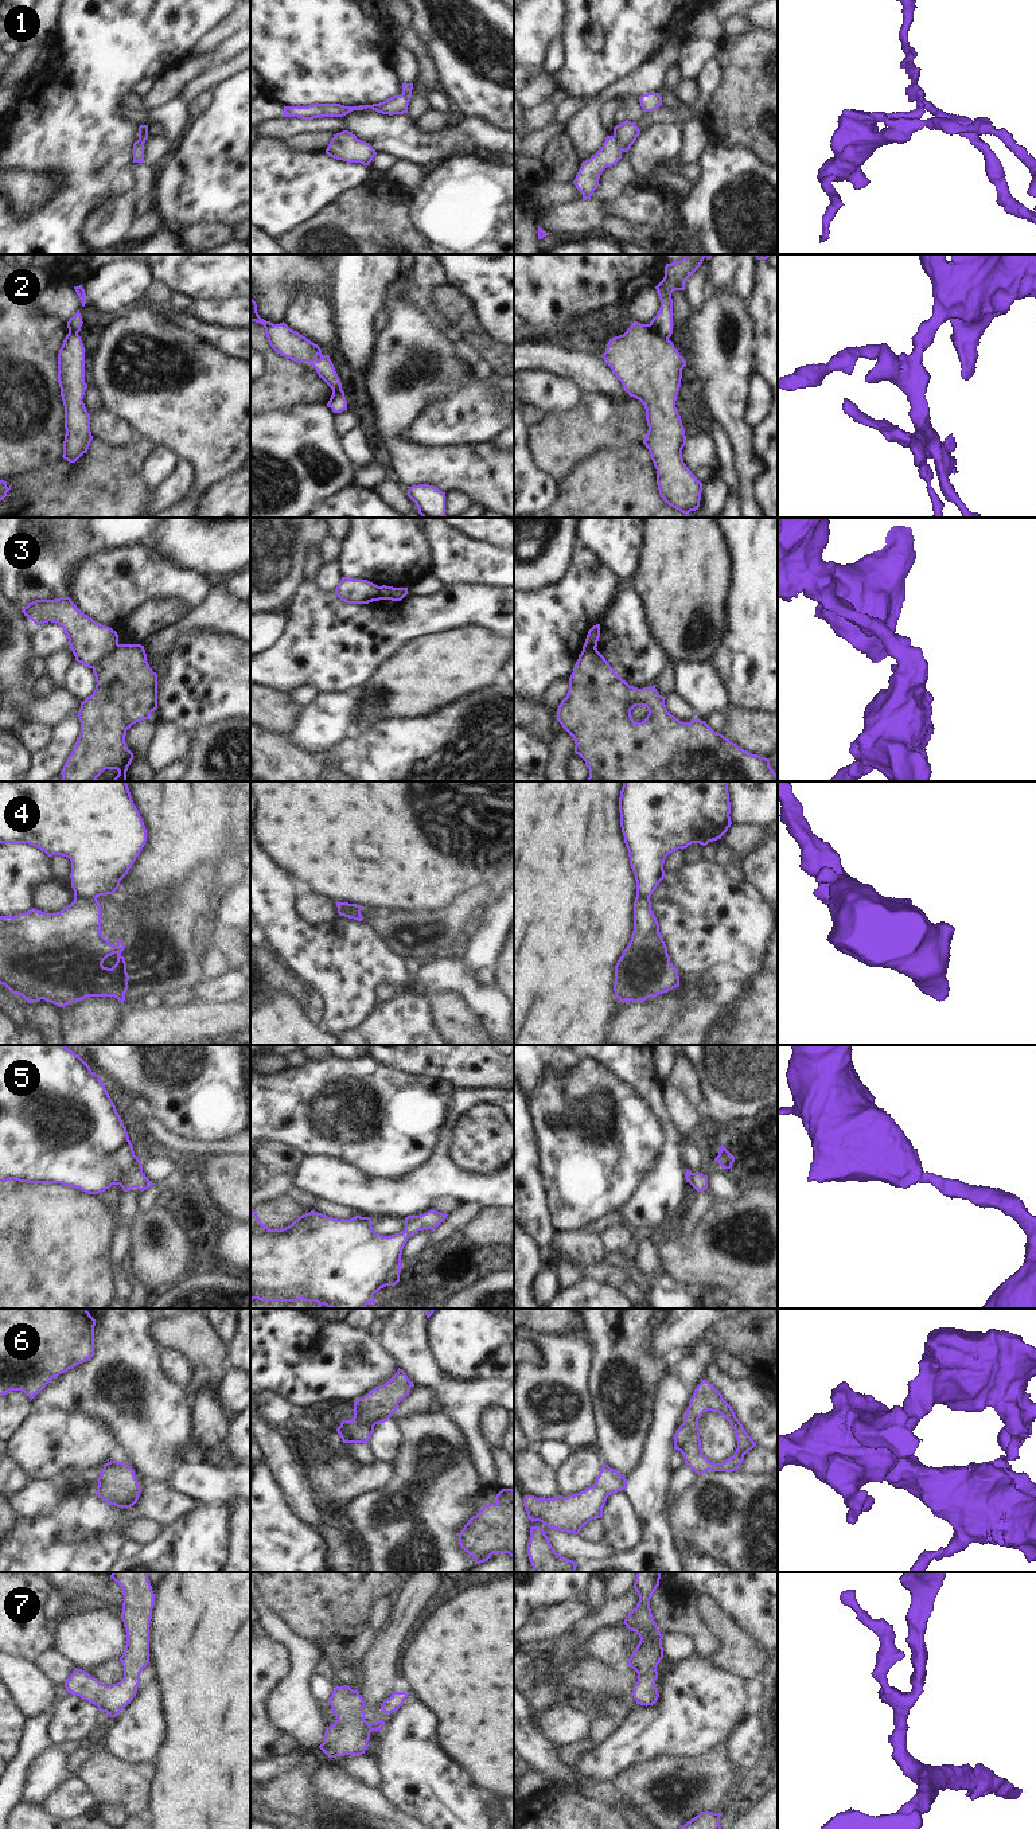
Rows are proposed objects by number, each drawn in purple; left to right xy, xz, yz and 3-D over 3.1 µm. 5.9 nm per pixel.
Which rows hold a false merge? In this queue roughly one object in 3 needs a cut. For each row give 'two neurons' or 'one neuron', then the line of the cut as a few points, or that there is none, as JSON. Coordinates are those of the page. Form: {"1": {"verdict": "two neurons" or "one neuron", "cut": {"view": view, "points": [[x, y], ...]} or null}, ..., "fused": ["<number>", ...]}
{"1": {"verdict": "two neurons", "cut": {"view": "yz", "points": [[614, 133], [615, 141], [622, 149]]}}, "2": {"verdict": "two neurons", "cut": {"view": "yz", "points": [[646, 324], [668, 339]]}}, "3": {"verdict": "two neurons", "cut": {"view": "xy", "points": [[119, 644], [92, 667]]}}, "4": {"verdict": "two neurons", "cut": {"view": "xy", "points": [[74, 896], [96, 899]]}}, "5": {"verdict": "one neuron", "cut": null}, "6": {"verdict": "one neuron", "cut": null}, "7": {"verdict": "one neuron", "cut": null}, "fused": ["1", "2", "3", "4"]}

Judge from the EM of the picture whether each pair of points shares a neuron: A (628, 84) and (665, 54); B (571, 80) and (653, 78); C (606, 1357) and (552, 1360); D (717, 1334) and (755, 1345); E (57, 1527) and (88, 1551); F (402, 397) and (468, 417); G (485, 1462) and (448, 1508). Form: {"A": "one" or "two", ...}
{"A": "one", "B": "two", "C": "two", "D": "one", "E": "one", "F": "two", "G": "two"}

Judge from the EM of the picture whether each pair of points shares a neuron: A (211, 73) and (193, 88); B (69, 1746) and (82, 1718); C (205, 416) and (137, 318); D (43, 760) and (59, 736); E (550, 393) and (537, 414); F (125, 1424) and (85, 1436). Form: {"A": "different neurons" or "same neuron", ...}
{"A": "same neuron", "B": "different neurons", "C": "same neuron", "D": "same neuron", "E": "different neurons", "F": "different neurons"}

